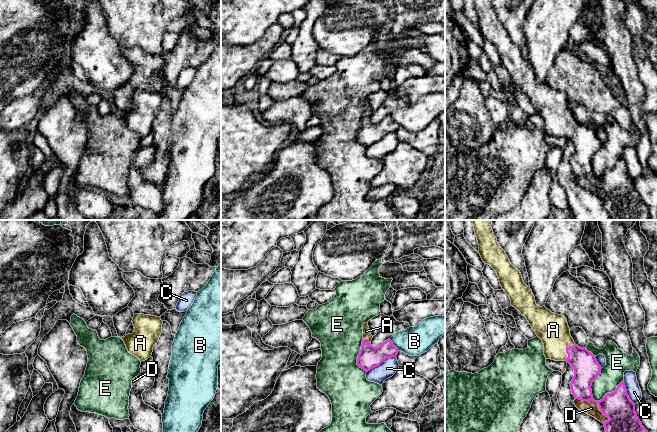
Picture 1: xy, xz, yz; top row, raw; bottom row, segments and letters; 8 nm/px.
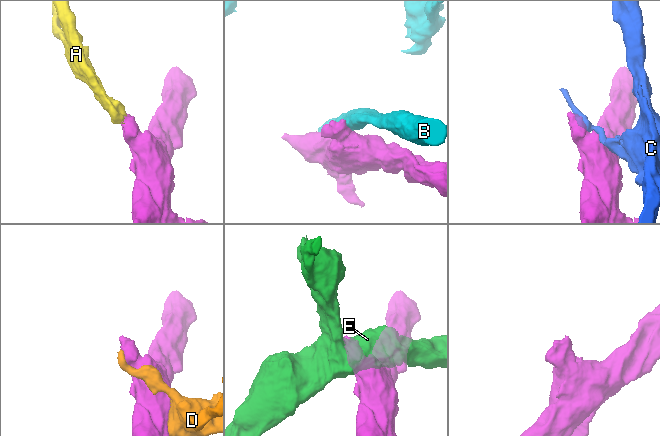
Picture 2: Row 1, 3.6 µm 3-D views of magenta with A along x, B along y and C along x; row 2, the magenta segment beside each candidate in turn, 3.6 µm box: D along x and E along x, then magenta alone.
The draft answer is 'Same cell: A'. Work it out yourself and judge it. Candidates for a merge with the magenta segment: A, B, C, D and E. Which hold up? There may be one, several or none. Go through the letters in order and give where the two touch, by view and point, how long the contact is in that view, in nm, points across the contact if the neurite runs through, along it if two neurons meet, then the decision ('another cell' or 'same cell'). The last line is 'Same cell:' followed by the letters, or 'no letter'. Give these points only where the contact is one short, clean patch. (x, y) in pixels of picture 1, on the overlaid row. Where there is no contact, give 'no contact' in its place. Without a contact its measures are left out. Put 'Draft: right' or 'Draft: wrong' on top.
Draft: right
A: meets magenta in yz at (566, 350); contact 160 nm long; runs through yz (586, 368), (566, 350), (557, 341), (553, 330); same cell
B: meets magenta in xz at (393, 345); contact 130 nm long; another cell
C: meets magenta in xz at (381, 362); contact 260 nm long; another cell
D: meets magenta in yz at (594, 401); contact 340 nm long; another cell
E: meets magenta in yz at (608, 393); contact 300 nm long; another cell
Same cell: A

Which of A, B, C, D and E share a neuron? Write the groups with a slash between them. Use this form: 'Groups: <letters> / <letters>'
Groups: A / B / C / D / E

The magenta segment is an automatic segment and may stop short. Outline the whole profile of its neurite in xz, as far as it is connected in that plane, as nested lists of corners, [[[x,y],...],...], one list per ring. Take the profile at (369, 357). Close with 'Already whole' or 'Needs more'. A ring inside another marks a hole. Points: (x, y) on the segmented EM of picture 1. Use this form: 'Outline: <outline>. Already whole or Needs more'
Outline: [[[364,323],[362,329],[363,341],[357,358],[357,365],[360,368],[368,372],[379,366],[386,359],[397,356],[399,351],[390,339],[383,342],[380,346],[374,347],[370,344],[373,336],[371,335],[368,323]]]. Needs more

